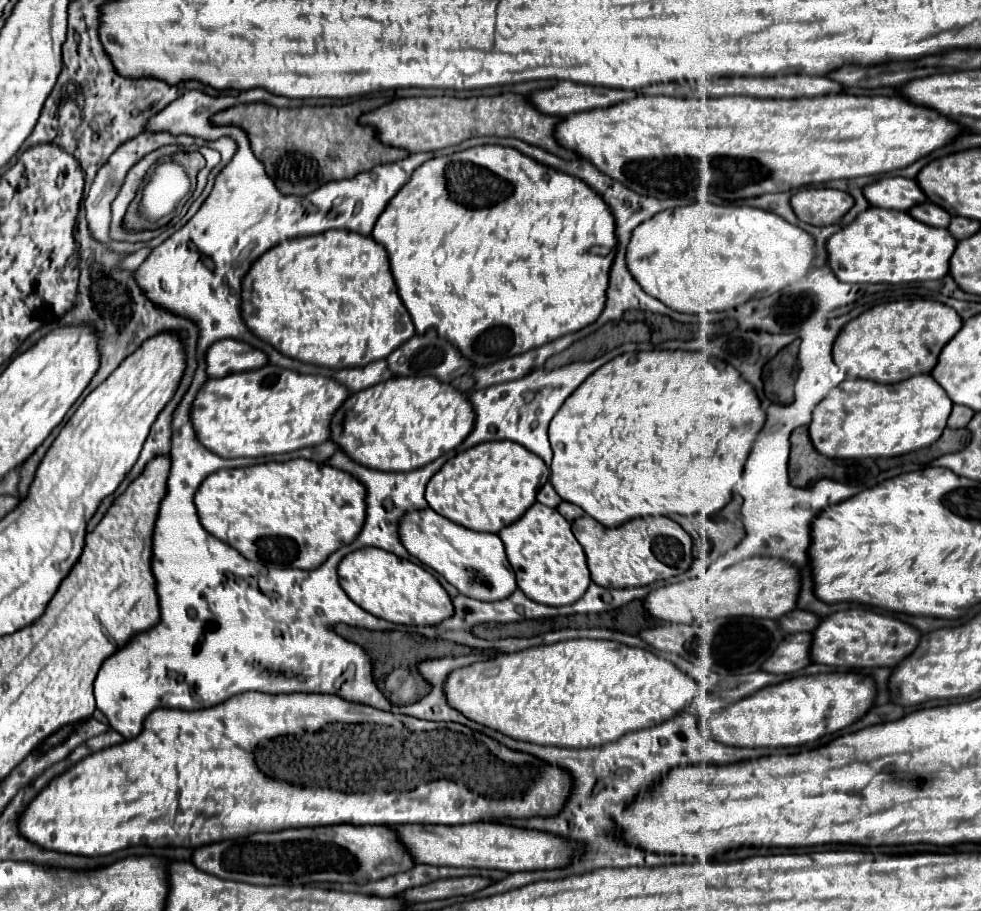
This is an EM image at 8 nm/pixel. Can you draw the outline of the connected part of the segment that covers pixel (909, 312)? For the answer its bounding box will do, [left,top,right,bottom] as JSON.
[833,299,961,383]

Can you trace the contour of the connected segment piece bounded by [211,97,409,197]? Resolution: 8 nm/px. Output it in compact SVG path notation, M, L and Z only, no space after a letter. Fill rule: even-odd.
M365 97L347 105L299 109L277 109L265 103L249 103L215 113L211 123L241 127L249 137L255 157L263 163L275 187L285 195L305 197L327 181L351 179L363 171L371 171L375 165L393 163L409 155L405 149L379 143L373 127L357 123L361 113L381 107L385 101L389 99Z

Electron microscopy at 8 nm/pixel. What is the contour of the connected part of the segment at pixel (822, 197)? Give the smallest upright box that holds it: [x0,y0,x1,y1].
[791,189,853,227]

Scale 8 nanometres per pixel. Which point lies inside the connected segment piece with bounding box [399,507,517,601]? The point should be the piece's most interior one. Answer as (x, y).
(475, 563)

